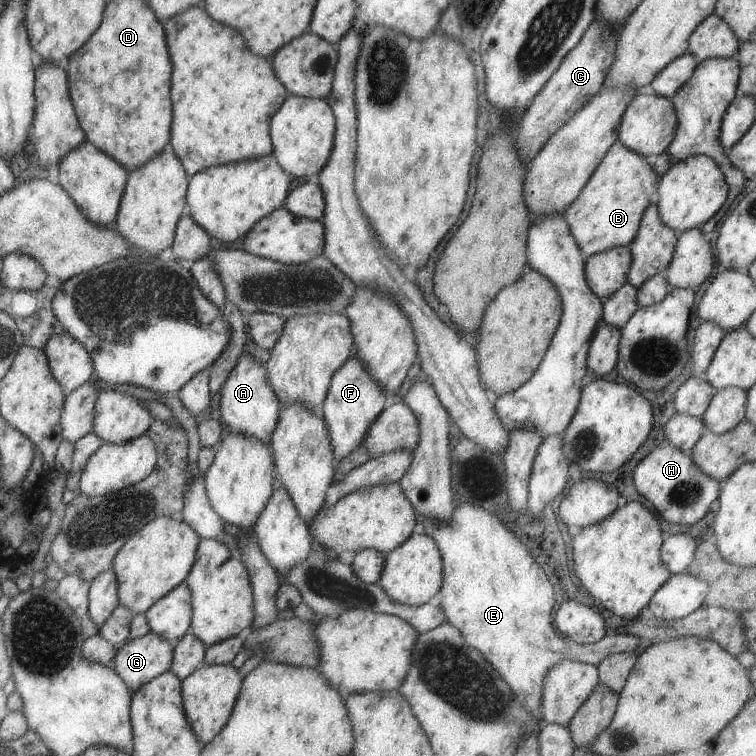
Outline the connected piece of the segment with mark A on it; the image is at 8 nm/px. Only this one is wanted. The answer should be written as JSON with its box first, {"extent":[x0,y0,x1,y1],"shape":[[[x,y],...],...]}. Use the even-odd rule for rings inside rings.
{"extent":[219,344,280,444],"shape":[[[251,344],[245,348],[246,351],[237,358],[233,370],[229,372],[227,380],[223,382],[220,389],[219,402],[219,421],[229,432],[237,432],[243,434],[245,438],[255,438],[263,444],[270,444],[275,424],[277,424],[277,416],[280,412],[280,404],[275,398],[275,394],[271,392],[271,386],[267,384],[267,374],[262,364],[259,364],[253,356],[251,356]]]}

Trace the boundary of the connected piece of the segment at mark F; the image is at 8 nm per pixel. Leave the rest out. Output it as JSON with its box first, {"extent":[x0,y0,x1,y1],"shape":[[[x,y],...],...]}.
{"extent":[323,352,388,464],"shape":[[[353,352],[343,362],[343,366],[339,366],[339,370],[335,370],[335,374],[331,376],[327,396],[323,400],[323,424],[327,428],[327,438],[331,444],[335,464],[346,460],[350,453],[360,448],[371,422],[381,414],[388,403],[385,392],[381,392],[381,386],[369,376],[365,366]]]}

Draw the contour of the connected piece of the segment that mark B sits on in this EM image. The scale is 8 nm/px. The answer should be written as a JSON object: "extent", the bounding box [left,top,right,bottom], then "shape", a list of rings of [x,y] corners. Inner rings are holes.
{"extent":[562,141,658,260],"shape":[[[616,141],[605,152],[579,196],[562,213],[584,260],[591,254],[631,243],[639,230],[643,210],[650,204],[649,195],[656,192],[658,180],[651,159],[627,150],[621,142]]]}

